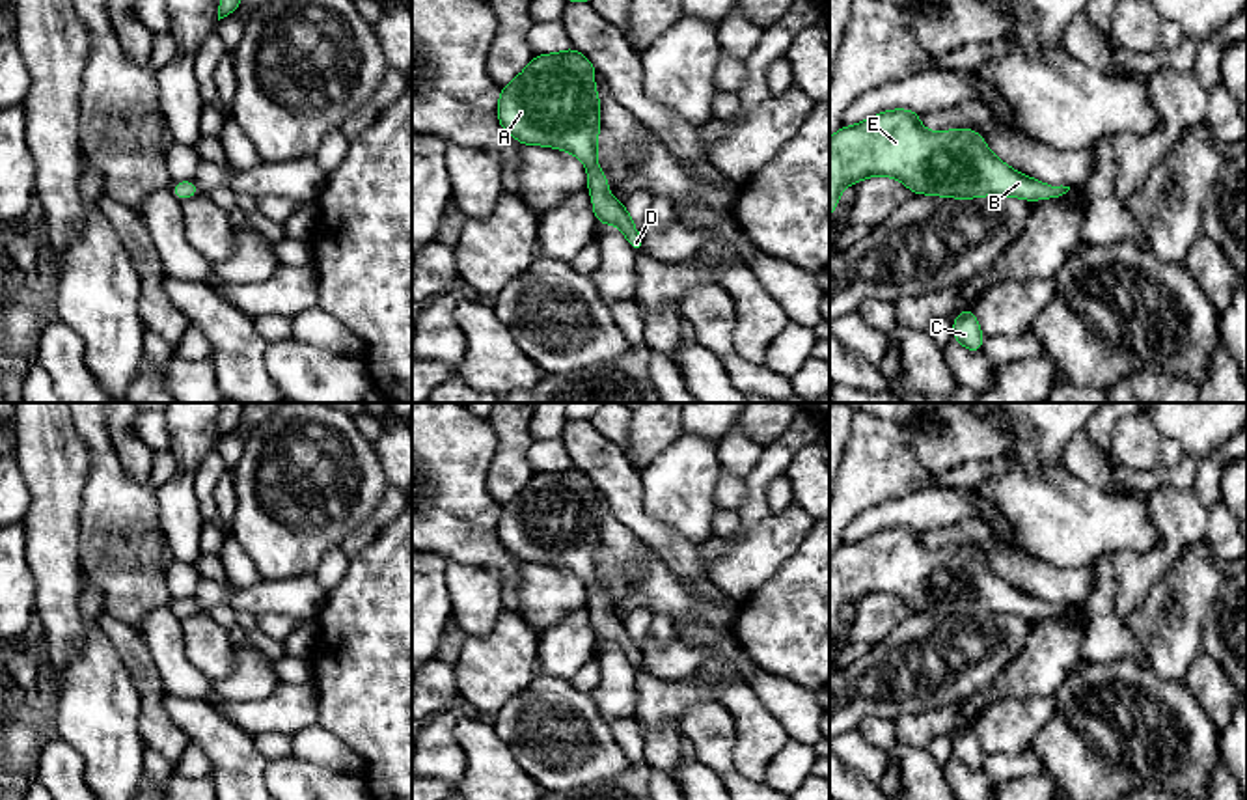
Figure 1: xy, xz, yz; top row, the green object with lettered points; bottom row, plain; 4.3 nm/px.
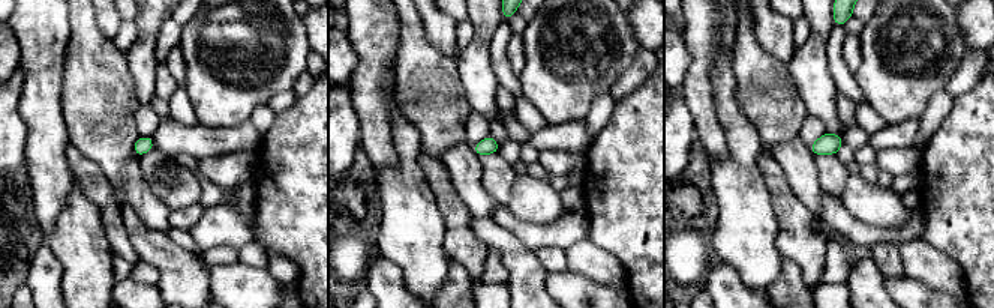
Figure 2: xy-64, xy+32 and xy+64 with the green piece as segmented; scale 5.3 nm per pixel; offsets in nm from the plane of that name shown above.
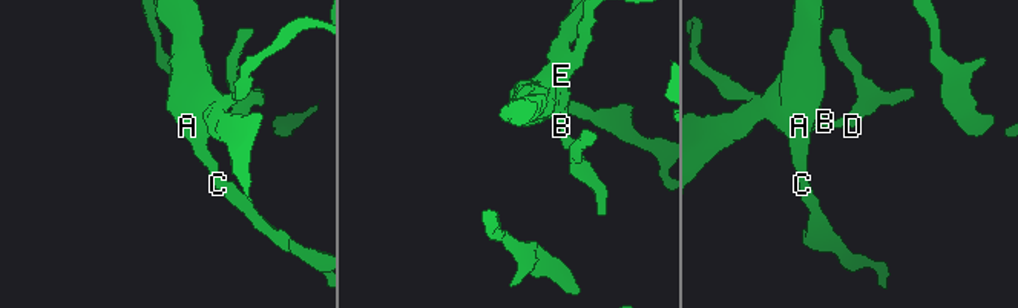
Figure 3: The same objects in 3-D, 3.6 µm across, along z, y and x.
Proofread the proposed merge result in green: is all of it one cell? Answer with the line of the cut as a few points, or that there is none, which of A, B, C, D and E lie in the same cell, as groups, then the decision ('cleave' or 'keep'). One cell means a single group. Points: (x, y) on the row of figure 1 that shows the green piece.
no cut | A B C D E | keep

